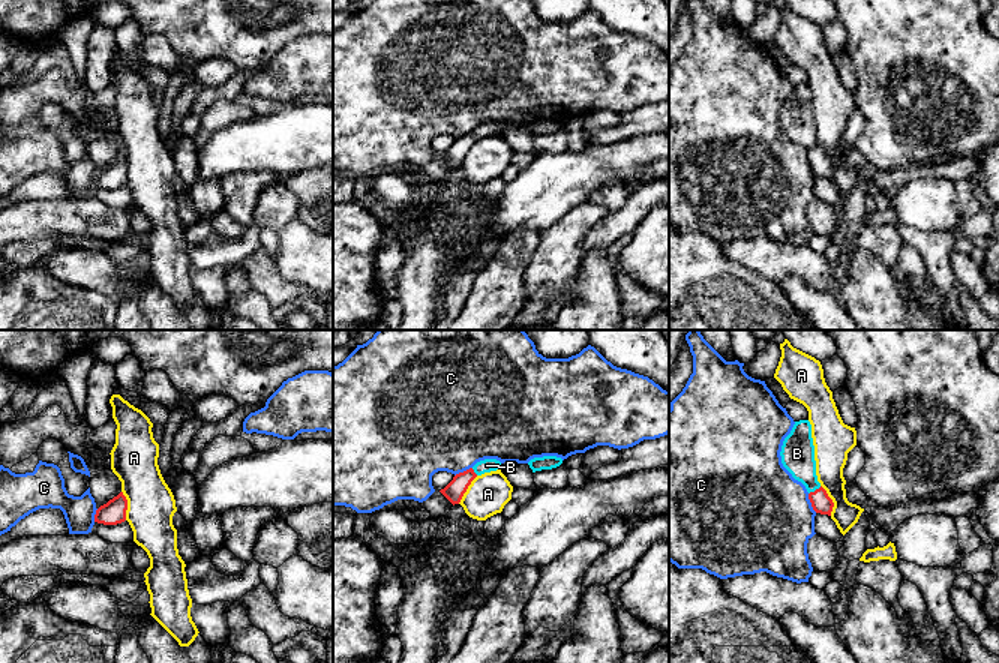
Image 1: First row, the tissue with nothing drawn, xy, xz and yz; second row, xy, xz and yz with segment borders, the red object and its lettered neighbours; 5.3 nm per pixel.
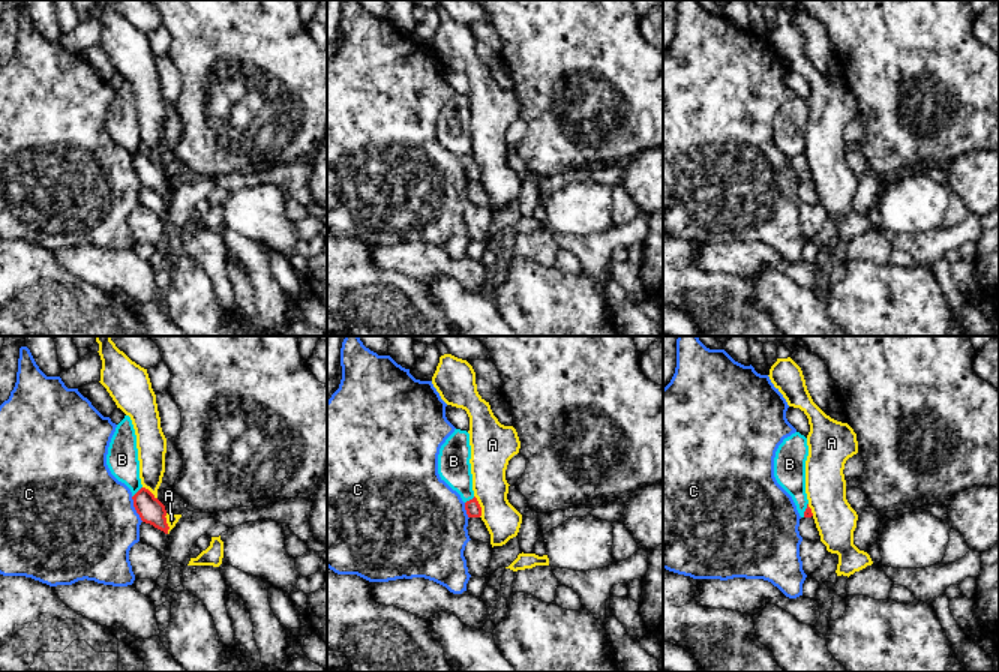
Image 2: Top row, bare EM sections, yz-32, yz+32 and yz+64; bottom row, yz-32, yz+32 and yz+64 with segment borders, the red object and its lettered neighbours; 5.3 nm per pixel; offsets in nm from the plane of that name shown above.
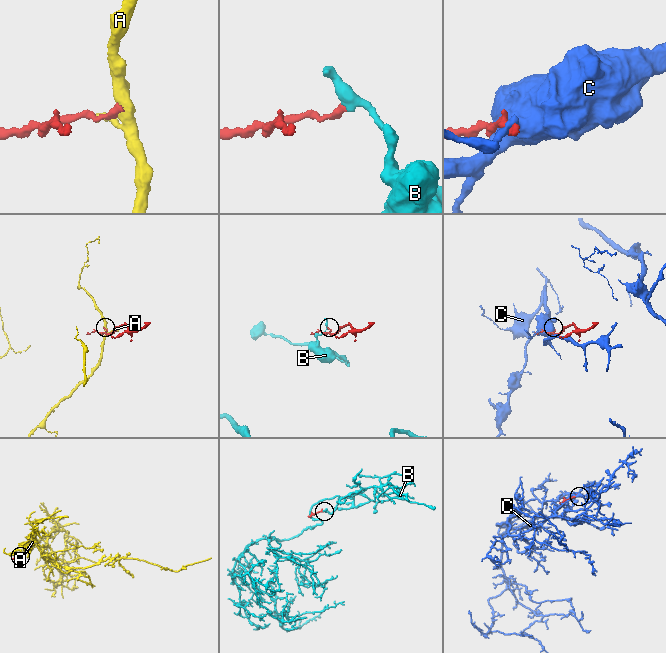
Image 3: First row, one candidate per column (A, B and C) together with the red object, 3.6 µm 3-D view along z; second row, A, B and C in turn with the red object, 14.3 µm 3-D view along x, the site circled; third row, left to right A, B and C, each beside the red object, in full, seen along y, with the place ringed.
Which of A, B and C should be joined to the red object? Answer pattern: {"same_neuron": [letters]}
{"same_neuron": ["B"]}

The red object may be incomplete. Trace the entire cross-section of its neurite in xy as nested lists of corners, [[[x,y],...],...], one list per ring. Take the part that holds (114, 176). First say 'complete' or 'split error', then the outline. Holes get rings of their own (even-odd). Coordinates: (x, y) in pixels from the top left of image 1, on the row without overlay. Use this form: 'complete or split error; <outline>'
complete; [[[120,156],[117,160],[110,164],[106,168],[96,174],[94,186],[104,189],[117,189],[126,184],[128,164]]]

